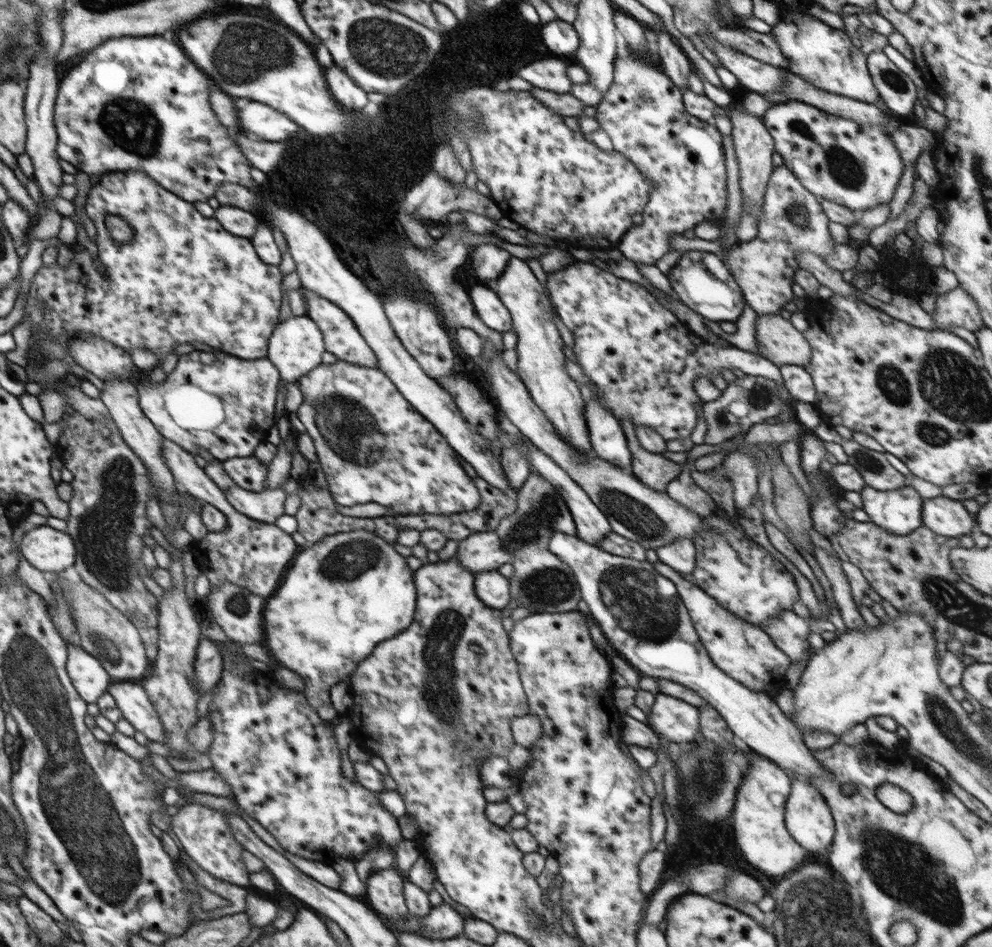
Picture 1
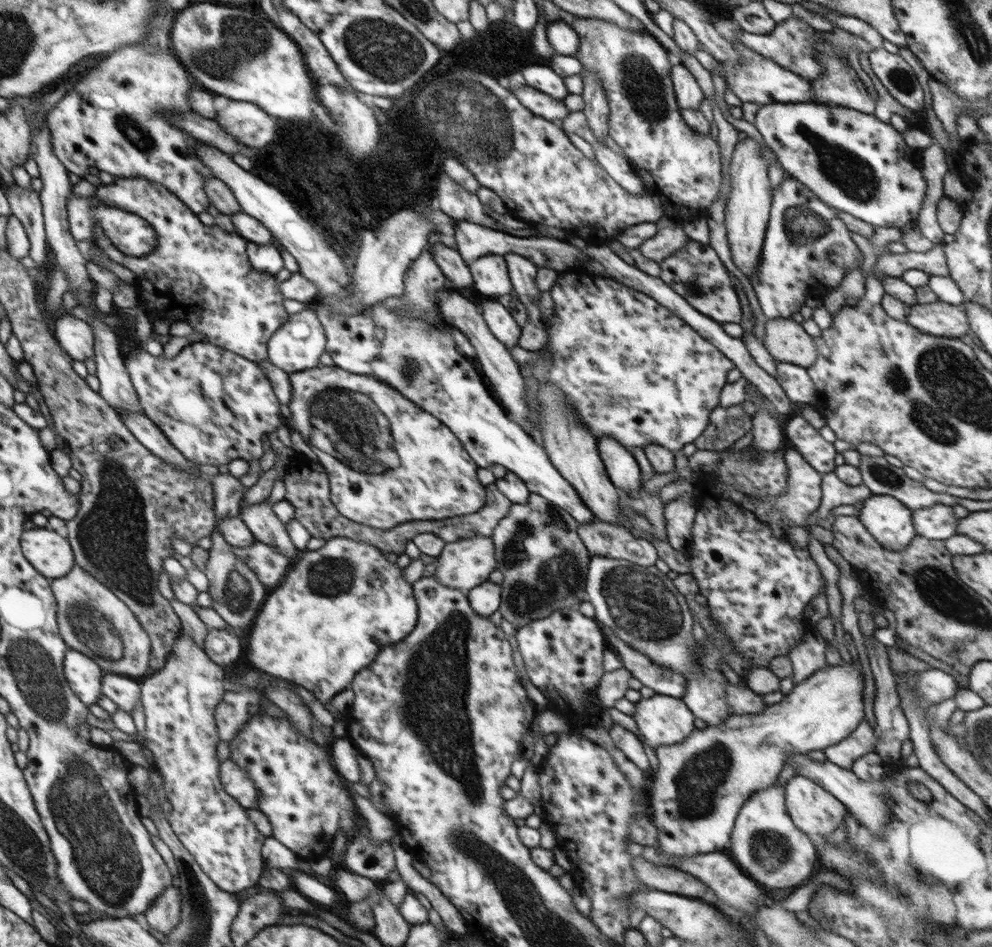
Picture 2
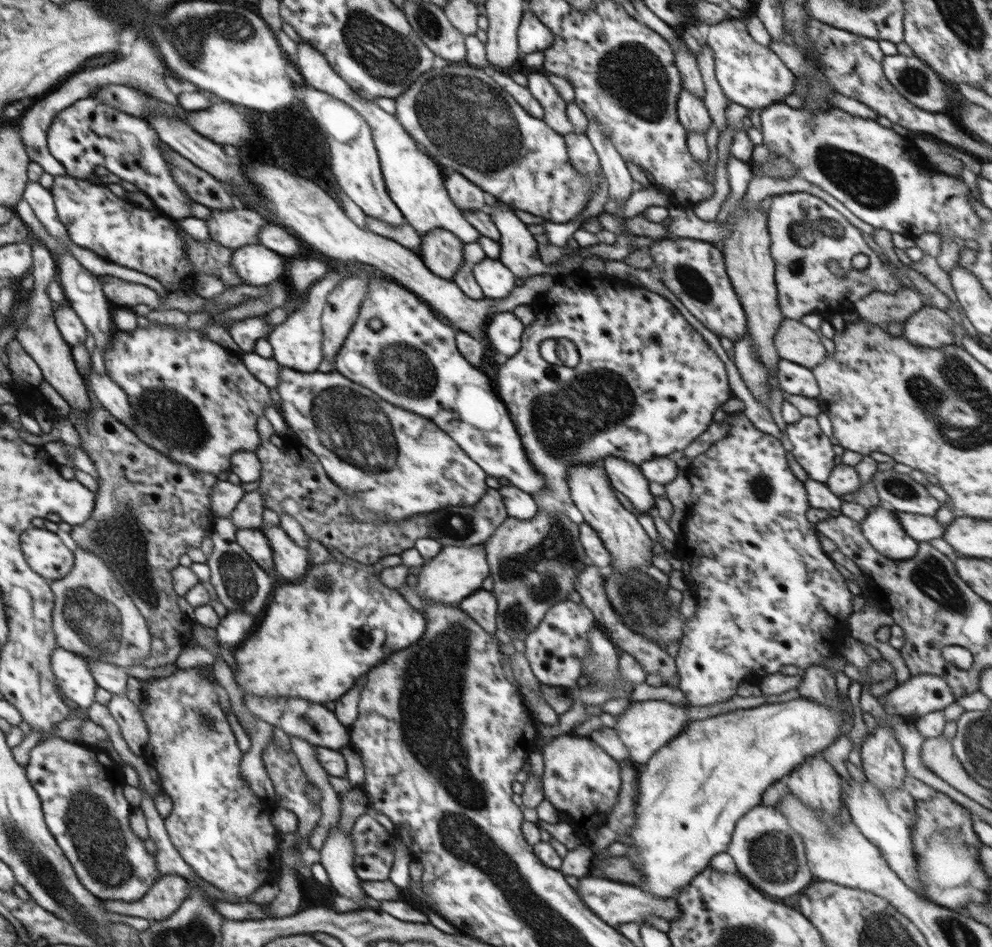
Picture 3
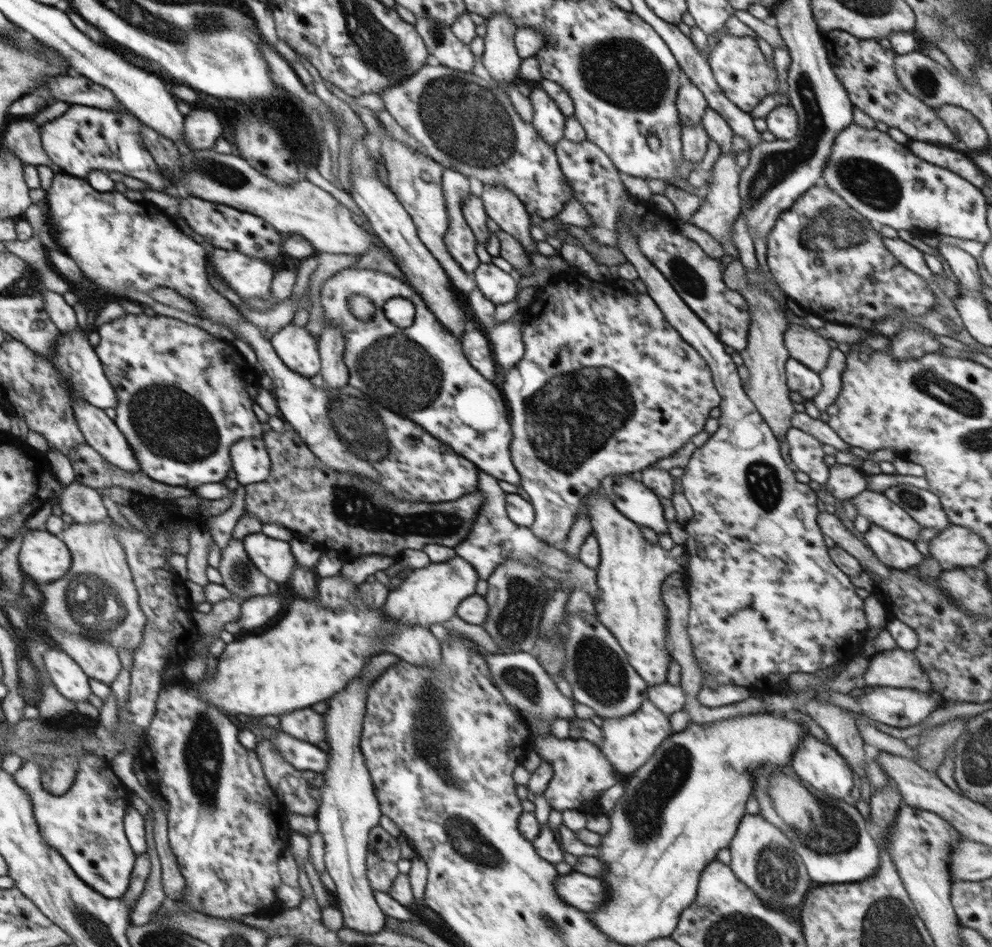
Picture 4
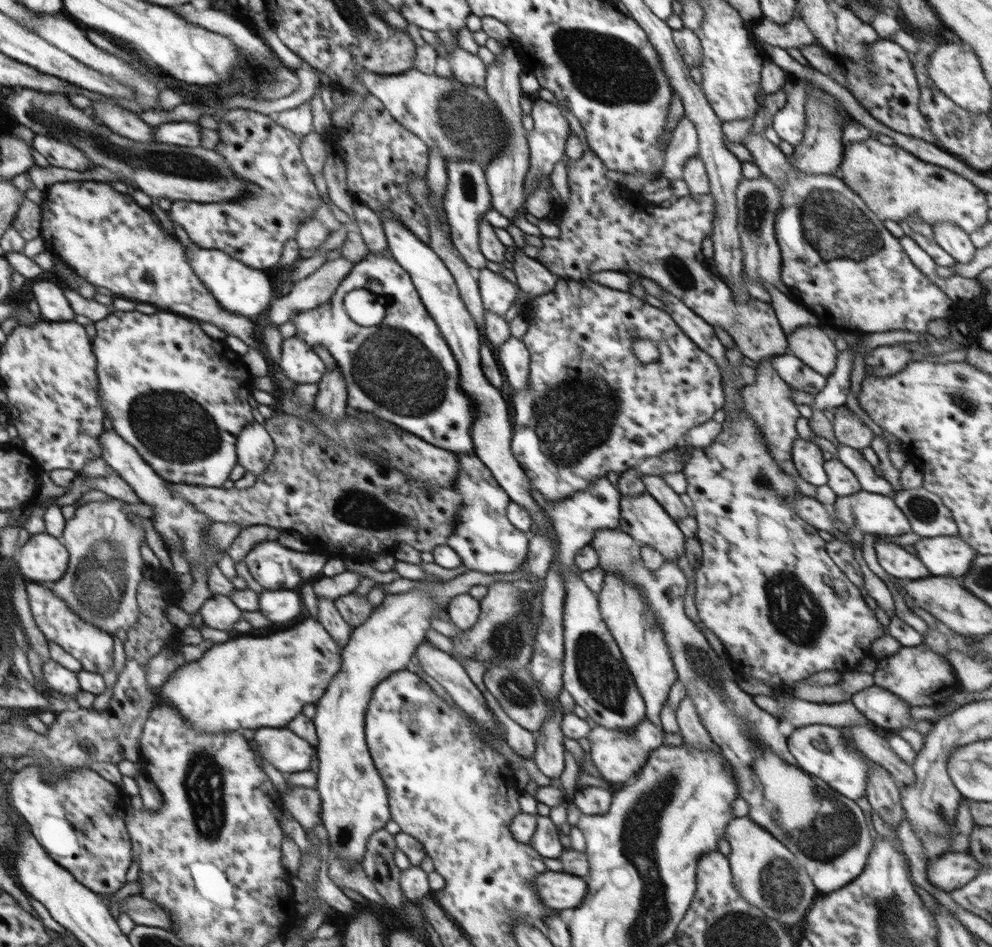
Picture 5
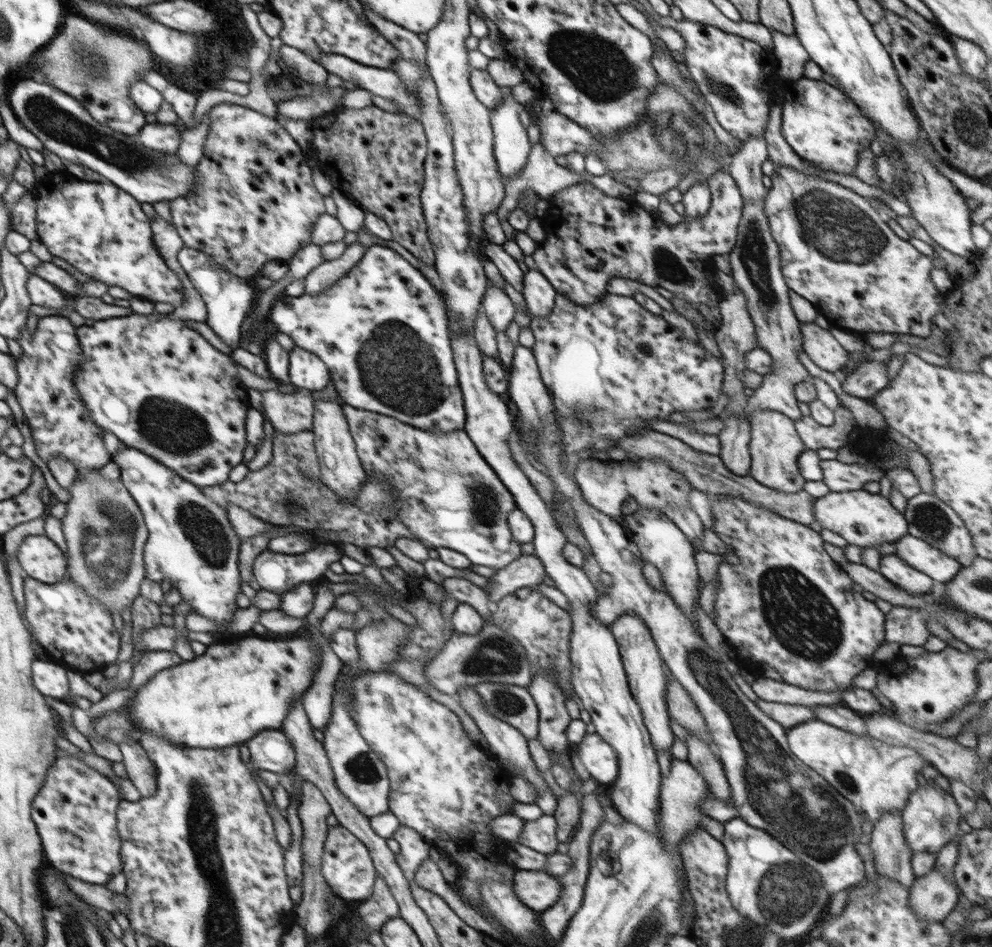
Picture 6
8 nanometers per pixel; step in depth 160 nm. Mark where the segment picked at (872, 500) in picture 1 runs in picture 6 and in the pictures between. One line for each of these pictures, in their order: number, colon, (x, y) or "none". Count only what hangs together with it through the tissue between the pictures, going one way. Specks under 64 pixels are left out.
2: (884, 517)
3: (882, 529)
4: (901, 554)
5: (893, 558)
6: (894, 569)

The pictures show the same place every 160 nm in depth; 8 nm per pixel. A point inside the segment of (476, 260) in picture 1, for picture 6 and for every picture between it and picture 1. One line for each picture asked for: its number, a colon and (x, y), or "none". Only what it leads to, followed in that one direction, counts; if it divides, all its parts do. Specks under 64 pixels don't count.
2: (490, 275)
3: (497, 282)
4: (499, 287)
5: (498, 294)
6: (498, 307)

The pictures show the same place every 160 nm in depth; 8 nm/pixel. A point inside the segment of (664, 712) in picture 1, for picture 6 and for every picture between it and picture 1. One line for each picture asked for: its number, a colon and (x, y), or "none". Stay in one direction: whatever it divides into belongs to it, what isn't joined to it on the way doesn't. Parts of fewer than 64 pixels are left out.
2: (662, 720)
3: (646, 725)
4: (628, 742)
5: (618, 755)
6: (598, 757)

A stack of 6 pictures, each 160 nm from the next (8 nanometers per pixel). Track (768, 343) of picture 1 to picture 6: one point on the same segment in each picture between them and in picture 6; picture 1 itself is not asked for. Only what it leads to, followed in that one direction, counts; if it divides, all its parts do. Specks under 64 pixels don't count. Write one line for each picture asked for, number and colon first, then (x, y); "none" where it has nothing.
2: (787, 341)
3: (794, 341)
4: (806, 346)
5: (809, 343)
6: (819, 344)

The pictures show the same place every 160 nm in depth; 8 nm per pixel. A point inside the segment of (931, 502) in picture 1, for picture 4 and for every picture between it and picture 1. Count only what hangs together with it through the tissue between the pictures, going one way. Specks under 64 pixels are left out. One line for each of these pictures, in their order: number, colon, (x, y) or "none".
2: (938, 522)
3: (922, 528)
4: (877, 508)

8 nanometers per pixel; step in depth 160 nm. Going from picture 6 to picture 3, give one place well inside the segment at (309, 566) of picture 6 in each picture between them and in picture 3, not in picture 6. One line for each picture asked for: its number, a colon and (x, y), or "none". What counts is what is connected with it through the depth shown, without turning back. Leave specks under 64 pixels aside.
3: (252, 541)
4: (274, 559)
5: (274, 567)

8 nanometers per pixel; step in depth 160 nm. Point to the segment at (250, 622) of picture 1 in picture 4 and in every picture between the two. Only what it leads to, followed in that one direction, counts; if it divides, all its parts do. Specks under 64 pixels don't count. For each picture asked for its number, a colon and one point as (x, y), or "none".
2: (237, 595)
3: (240, 584)
4: (244, 581)

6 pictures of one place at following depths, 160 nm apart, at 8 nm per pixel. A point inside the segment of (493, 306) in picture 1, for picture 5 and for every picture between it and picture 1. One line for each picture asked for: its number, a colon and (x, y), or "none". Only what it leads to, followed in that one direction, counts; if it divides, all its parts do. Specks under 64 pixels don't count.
2: (499, 320)
3: (504, 330)
4: (505, 338)
5: (513, 357)

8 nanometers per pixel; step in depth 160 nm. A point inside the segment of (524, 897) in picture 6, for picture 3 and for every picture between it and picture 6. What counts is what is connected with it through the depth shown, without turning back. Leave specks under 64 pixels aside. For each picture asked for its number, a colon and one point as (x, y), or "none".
3: (615, 903)
4: (586, 893)
5: (557, 890)

